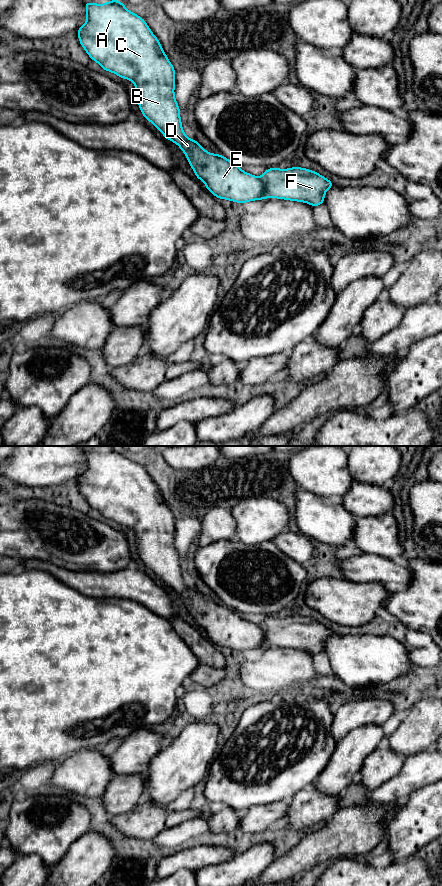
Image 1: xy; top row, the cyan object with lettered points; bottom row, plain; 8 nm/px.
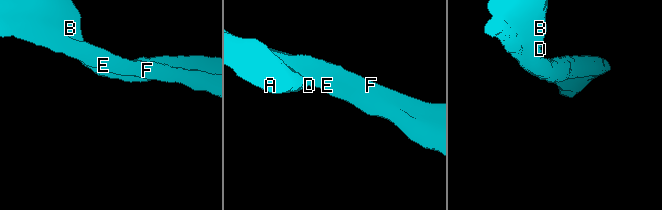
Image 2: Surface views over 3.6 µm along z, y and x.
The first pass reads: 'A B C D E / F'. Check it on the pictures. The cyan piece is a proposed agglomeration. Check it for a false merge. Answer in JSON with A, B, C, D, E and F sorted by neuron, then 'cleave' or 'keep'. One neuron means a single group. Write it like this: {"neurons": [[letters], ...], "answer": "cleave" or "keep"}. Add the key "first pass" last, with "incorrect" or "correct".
{"neurons": [["A", "B", "C", "D", "E"], ["F"]], "answer": "cleave", "first pass": "correct"}

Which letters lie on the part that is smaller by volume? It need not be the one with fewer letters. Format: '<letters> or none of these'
F

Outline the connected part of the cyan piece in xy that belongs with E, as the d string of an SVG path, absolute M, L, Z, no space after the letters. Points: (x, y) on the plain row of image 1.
M116 447L105 452L85 450L87 469L76 479L79 490L88 504L97 510L102 517L115 521L118 525L134 531L140 559L144 566L150 569L165 585L177 592L184 600L197 627L205 631L205 635L216 646L230 648L244 652L246 650L266 647L265 635L259 625L243 619L237 612L220 602L207 600L195 587L189 587L183 576L180 565L180 556L176 549L175 516L165 502L159 488L153 482L146 469L139 463L125 456L123 450Z

